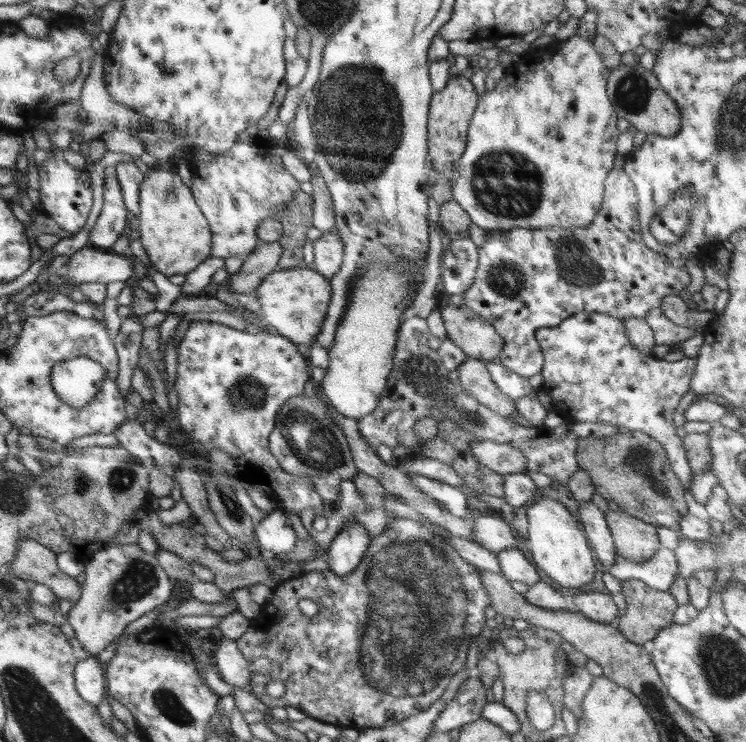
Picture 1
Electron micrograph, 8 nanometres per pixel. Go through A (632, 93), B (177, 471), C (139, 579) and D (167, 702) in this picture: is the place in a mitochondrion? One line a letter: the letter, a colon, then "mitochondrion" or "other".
A: mitochondrion
B: other
C: mitochondrion
D: mitochondrion

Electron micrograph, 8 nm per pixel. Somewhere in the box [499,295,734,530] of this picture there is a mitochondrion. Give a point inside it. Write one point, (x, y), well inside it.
(638, 458)

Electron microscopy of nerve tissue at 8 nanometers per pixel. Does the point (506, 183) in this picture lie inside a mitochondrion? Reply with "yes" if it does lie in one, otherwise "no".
yes

